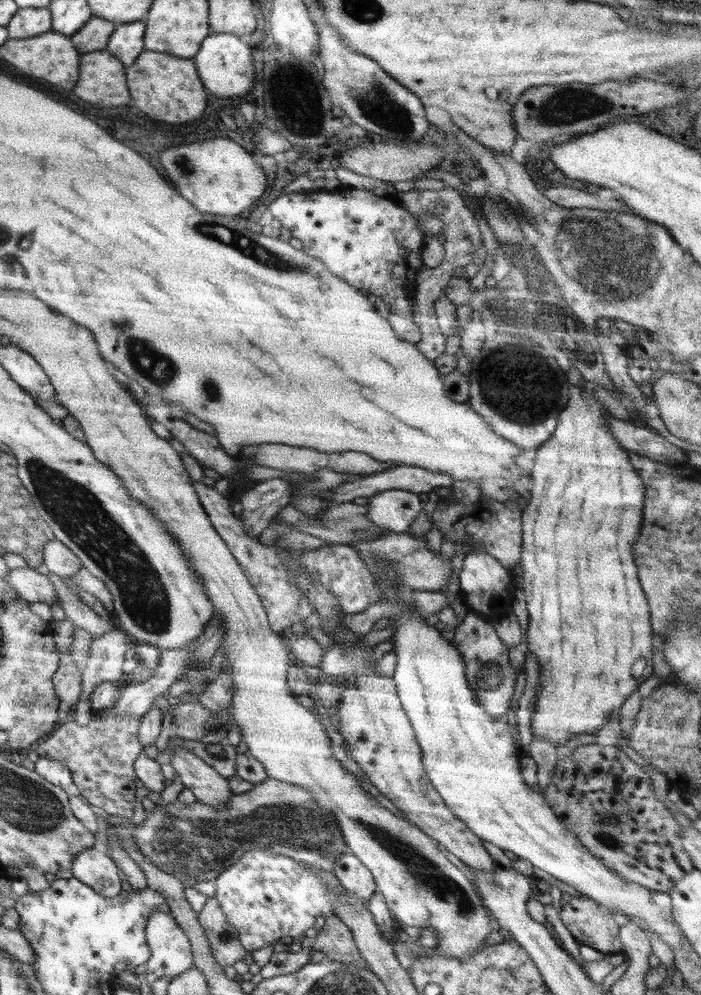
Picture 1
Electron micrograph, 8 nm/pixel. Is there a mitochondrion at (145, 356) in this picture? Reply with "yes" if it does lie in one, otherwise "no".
yes

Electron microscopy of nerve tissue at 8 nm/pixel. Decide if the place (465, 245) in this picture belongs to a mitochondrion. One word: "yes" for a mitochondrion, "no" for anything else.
no

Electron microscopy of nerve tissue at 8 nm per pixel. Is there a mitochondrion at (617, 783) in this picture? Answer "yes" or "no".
no

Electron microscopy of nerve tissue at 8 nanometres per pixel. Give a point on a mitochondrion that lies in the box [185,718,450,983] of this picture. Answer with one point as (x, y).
(227, 938)

